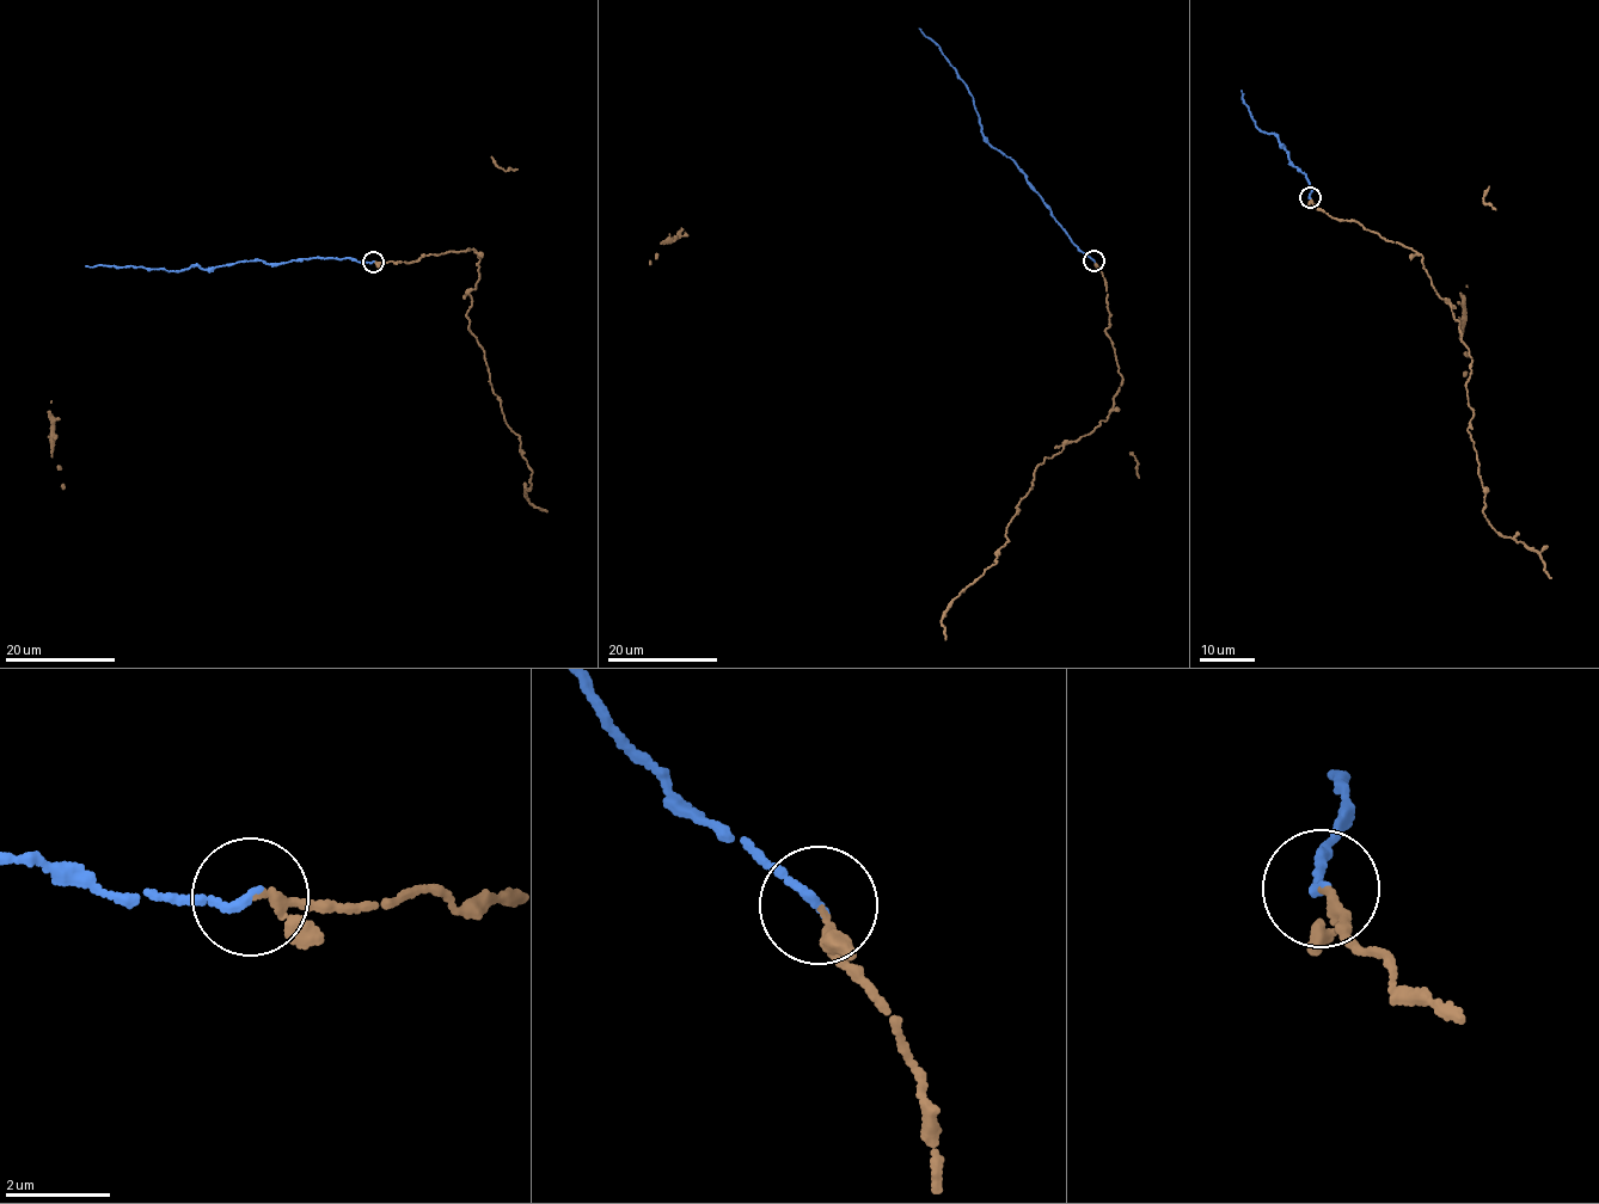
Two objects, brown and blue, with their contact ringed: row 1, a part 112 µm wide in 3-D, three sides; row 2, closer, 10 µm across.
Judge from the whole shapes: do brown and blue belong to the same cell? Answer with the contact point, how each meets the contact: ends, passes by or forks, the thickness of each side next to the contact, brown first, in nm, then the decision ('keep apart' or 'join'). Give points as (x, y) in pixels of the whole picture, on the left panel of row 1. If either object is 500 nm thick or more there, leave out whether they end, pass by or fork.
place (373, 262); brown passes by; blue ends; calibres 110 and 150 nm; join

